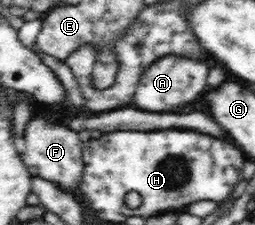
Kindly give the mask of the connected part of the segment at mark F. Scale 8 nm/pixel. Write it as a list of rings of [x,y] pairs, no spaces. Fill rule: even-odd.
[[[36,114],[30,118],[30,122],[24,128],[24,142],[26,144],[21,156],[32,177],[44,177],[72,194],[76,192],[79,188],[80,176],[84,171],[84,162],[81,158],[82,141],[74,129],[56,120],[50,120],[42,114]]]

